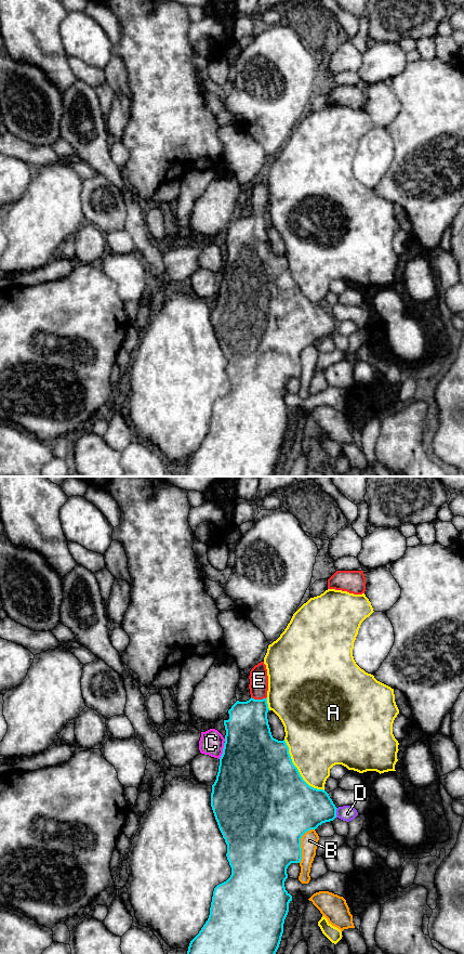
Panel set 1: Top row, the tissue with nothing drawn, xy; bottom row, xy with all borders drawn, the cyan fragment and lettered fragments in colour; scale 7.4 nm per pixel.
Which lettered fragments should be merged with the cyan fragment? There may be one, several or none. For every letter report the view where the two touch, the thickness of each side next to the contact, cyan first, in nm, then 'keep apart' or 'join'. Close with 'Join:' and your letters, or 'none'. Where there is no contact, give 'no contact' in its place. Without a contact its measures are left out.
A: contact in xy; calibres 500 and 420 nm; keep apart
B: contact in xy; calibres 500 and 130 nm; keep apart
C: contact in xy; calibres 500 and 180 nm; keep apart
D: contact in xy; calibres 340 and 120 nm; keep apart
E: contact in xy; calibres 320 and 140 nm; join
Join: E

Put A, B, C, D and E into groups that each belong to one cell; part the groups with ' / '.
A / B / C / D / E

